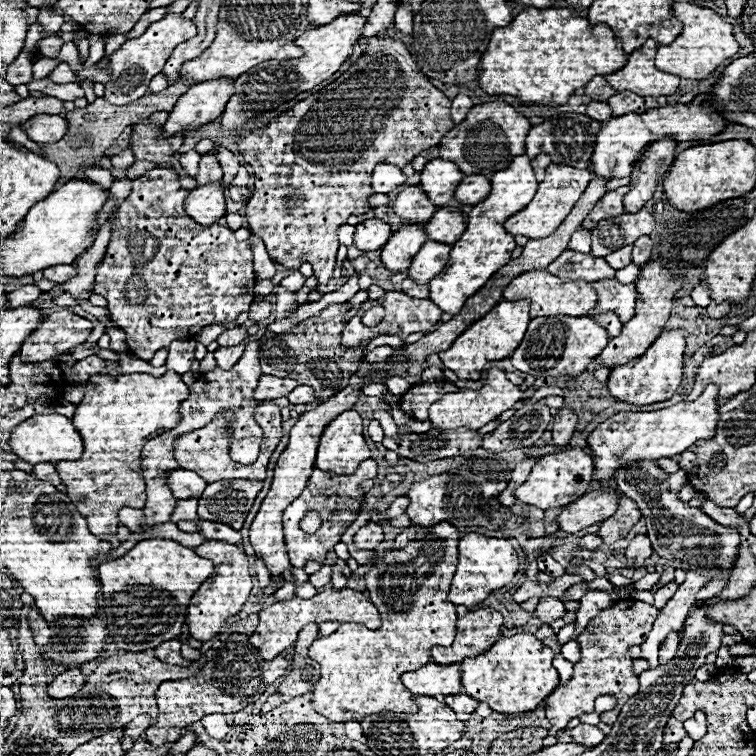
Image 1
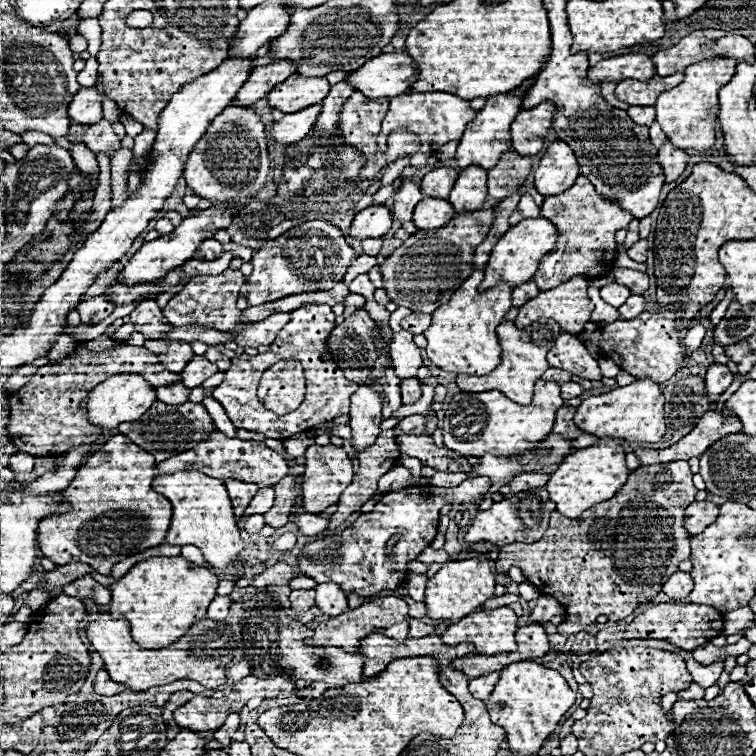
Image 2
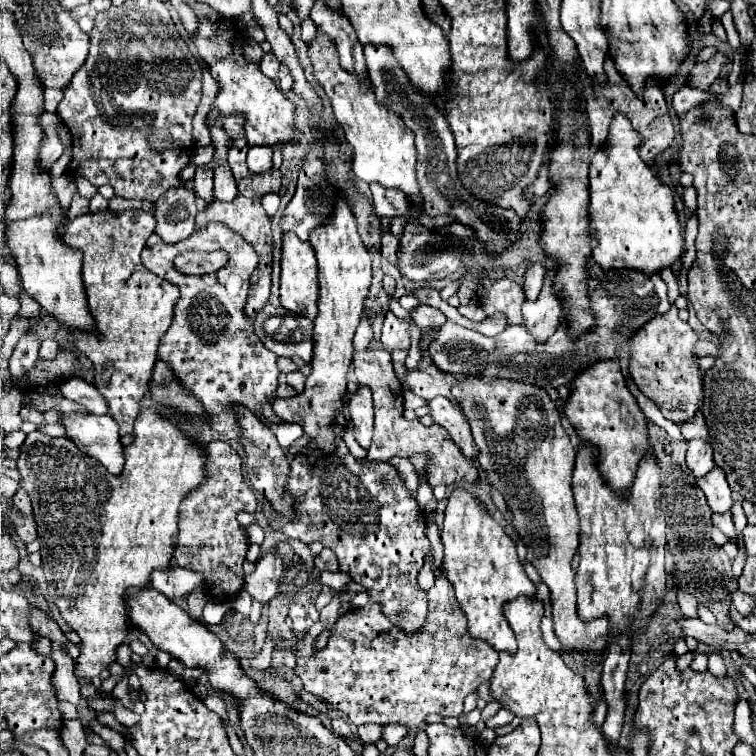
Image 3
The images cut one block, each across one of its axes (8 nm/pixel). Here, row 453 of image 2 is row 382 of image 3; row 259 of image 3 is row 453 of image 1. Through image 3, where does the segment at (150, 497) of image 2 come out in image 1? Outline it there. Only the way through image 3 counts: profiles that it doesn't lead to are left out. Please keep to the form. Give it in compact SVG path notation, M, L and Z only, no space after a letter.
M168 370L162 376L152 374L120 374L120 376L108 376L108 374L94 374L86 382L86 394L82 402L76 406L74 412L74 426L82 434L84 440L84 454L80 460L70 462L58 462L56 470L60 478L66 482L70 500L78 506L78 510L88 518L90 532L96 534L102 540L108 540L112 534L116 534L118 528L118 510L124 506L142 508L146 504L146 482L140 468L140 452L142 446L162 434L162 430L170 430L170 426L176 426L180 414L178 406L188 396L188 386L182 382L182 376Z

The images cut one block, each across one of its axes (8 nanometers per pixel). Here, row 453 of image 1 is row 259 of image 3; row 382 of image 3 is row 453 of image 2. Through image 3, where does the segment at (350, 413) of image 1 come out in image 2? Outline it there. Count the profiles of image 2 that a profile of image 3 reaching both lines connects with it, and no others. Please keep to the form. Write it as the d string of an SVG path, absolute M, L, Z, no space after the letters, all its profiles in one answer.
M314 444L306 450L304 458L306 458L306 462L304 462L304 474L302 474L302 478L304 478L304 482L302 482L302 508L308 514L320 514L328 506L338 502L340 494L354 478L354 466L342 448L332 446L332 444L328 444L328 446Z

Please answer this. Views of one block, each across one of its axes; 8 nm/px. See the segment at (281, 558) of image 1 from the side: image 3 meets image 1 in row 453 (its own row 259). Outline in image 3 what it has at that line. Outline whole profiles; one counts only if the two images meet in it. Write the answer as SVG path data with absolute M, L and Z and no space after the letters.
M284 232L284 244L282 244L282 276L280 276L280 304L298 314L306 316L310 320L316 318L318 312L318 266L314 250L310 248L310 242L302 242L294 232Z

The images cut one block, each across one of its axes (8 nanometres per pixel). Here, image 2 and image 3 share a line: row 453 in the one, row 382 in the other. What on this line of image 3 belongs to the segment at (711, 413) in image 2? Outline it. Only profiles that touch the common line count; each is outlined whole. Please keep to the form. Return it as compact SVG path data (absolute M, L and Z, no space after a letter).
M672 306L666 314L656 316L646 324L646 328L638 330L630 346L630 374L636 386L660 406L664 418L676 424L690 422L702 406L704 370L700 368L698 356L694 354L696 342L698 334L688 322L678 318L678 308Z

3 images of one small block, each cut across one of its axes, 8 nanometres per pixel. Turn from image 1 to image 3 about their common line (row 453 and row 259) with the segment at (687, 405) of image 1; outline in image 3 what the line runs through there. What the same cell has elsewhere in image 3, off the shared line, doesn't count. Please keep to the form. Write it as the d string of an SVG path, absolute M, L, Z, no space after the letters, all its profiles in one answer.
M618 114L610 126L608 142L590 160L590 232L598 242L592 250L594 262L602 270L638 270L646 276L674 268L684 256L684 236L678 212L674 208L674 192L646 166L640 158L640 136Z

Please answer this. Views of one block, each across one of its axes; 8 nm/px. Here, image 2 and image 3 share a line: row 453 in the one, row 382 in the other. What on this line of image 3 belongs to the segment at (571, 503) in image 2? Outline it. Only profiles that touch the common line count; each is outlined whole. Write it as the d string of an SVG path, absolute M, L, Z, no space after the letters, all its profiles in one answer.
M614 358L592 364L588 370L582 372L582 376L574 380L572 388L574 390L566 404L566 414L570 422L574 424L582 442L590 442L600 448L598 468L606 482L618 492L626 490L632 484L640 458L650 448L650 442L646 418L624 382L618 360Z

